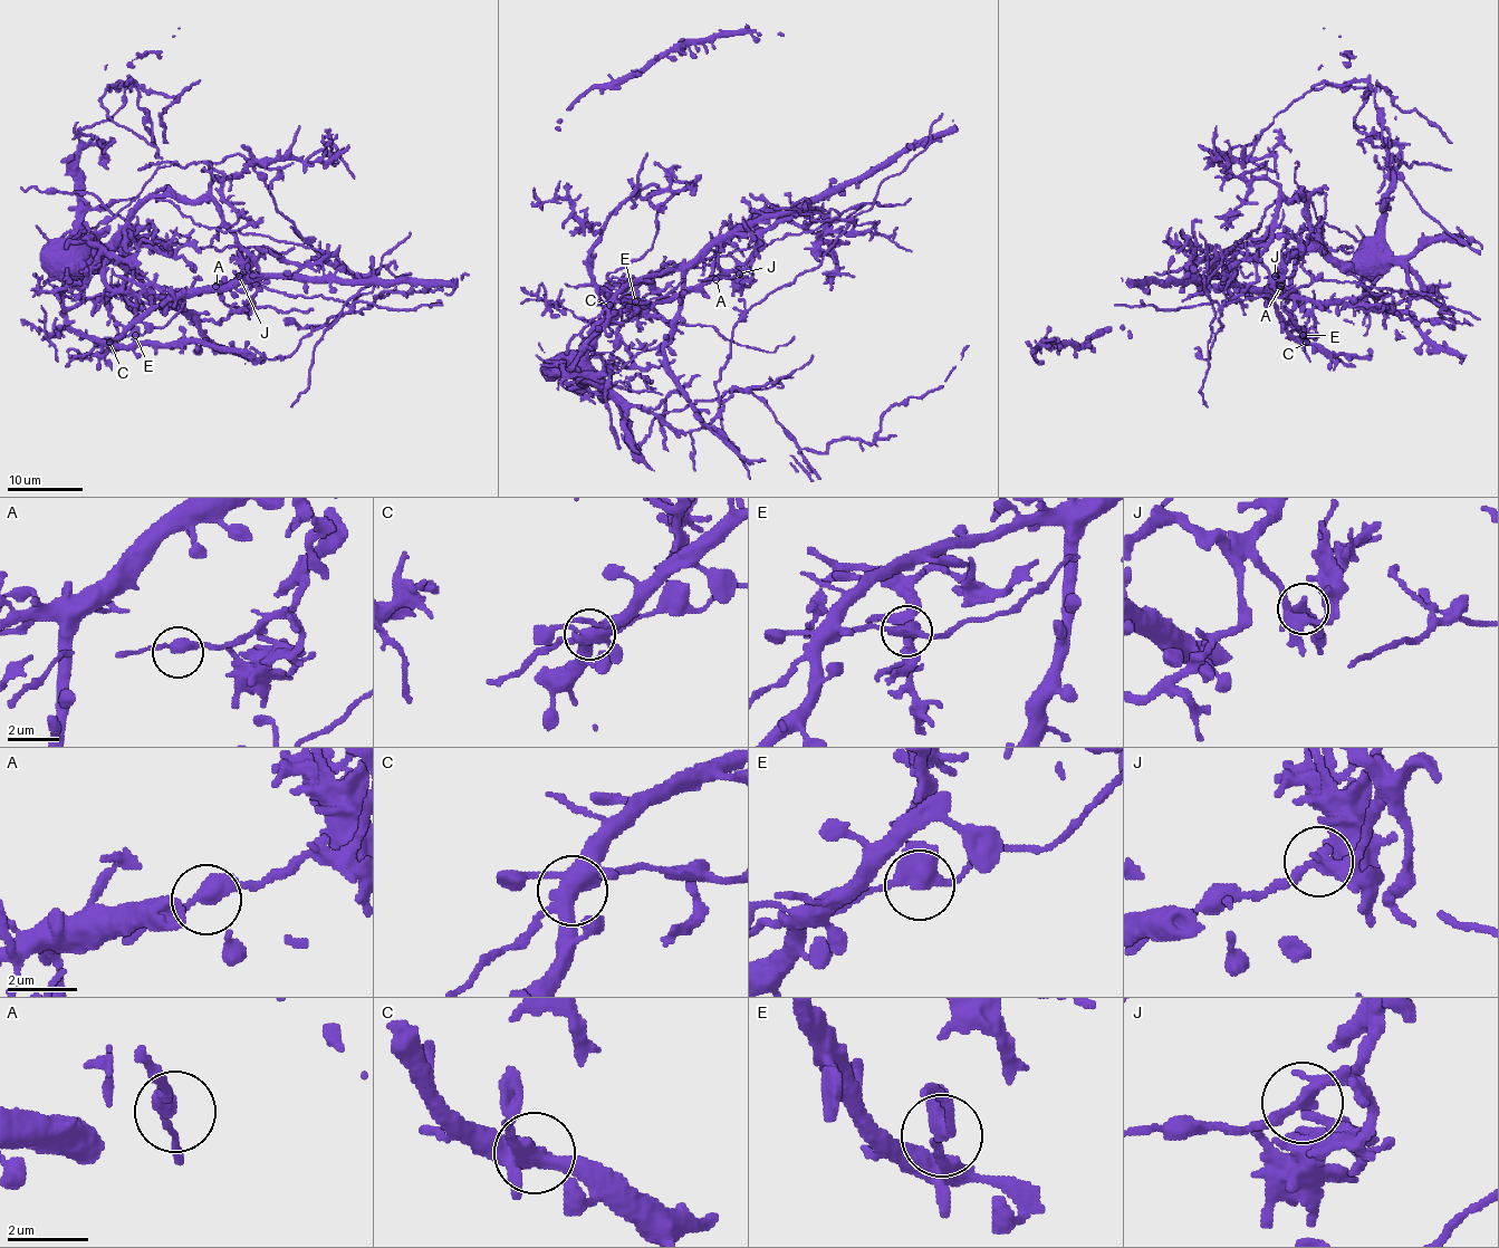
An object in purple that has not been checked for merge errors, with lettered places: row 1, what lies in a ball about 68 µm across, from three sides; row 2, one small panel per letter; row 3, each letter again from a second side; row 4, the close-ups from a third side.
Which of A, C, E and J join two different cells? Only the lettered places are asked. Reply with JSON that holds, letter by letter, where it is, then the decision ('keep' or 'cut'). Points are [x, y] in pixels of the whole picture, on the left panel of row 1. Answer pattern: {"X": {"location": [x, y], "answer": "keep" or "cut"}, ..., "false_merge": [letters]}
{"A": {"location": [215, 286], "answer": "keep"}, "C": {"location": [109, 342], "answer": "cut"}, "E": {"location": [135, 335], "answer": "keep"}, "J": {"location": [239, 276], "answer": "cut"}, "false_merge": ["C", "J"]}

